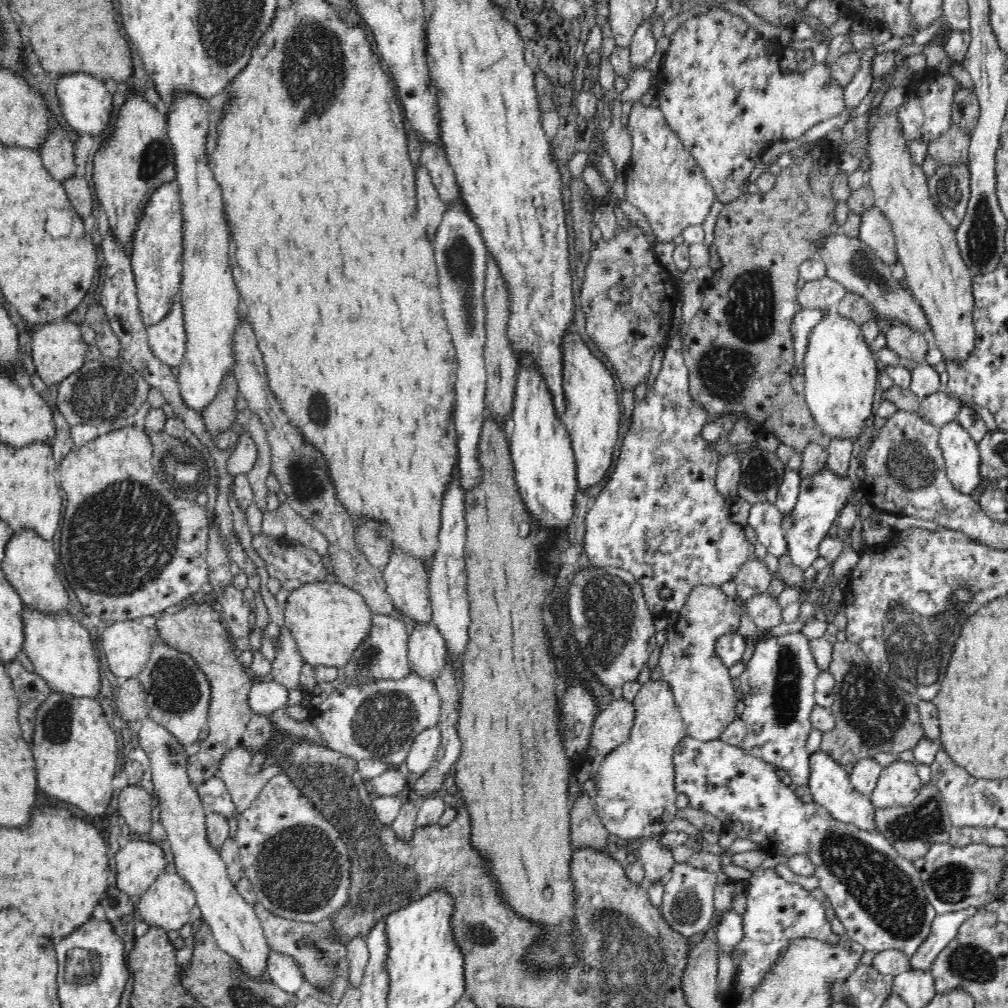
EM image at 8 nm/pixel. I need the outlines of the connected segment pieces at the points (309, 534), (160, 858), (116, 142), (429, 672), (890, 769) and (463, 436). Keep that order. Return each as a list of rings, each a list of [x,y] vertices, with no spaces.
[[[287,502],[278,504],[276,510],[263,512],[261,531],[276,538],[293,538],[304,547],[314,549],[318,554],[328,553],[328,539],[296,513]]]
[[[132,840],[126,846],[116,852],[116,887],[129,897],[142,896],[144,892],[156,882],[156,878],[165,871],[166,856],[157,842],[146,840]]]
[[[130,93],[126,102],[122,105],[115,125],[115,130],[103,142],[94,154],[93,179],[95,186],[95,197],[98,198],[102,210],[106,215],[109,232],[114,241],[124,245],[124,253],[131,256],[133,234],[136,230],[138,219],[143,208],[146,206],[152,193],[162,184],[175,181],[174,172],[174,151],[170,144],[170,137],[166,133],[166,116],[148,103],[144,97]]]
[[[414,622],[408,639],[408,660],[411,672],[434,681],[444,668],[446,641],[432,622]]]
[[[898,758],[882,769],[877,785],[870,794],[872,804],[876,809],[903,808],[917,797],[921,785],[916,762],[908,763]]]
[[[460,193],[456,200],[445,203],[444,214],[434,240],[434,254],[438,266],[439,291],[448,330],[456,351],[458,372],[456,372],[456,404],[454,404],[454,424],[458,432],[458,460],[461,487],[474,488],[480,482],[482,469],[478,463],[478,442],[480,428],[485,421],[486,363],[484,350],[486,331],[484,330],[484,272],[488,252],[480,227],[465,209]]]

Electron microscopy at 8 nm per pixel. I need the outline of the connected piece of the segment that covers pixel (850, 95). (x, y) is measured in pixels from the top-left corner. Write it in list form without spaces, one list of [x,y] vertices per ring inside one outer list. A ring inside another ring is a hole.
[[[862,50],[861,67],[855,72],[853,79],[843,87],[844,110],[855,112],[864,97],[870,92],[872,75],[870,75],[870,60],[875,56],[872,50]]]

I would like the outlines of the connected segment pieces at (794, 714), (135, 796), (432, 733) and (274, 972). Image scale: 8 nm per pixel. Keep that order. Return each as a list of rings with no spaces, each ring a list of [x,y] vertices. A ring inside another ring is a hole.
[[[801,632],[764,638],[756,642],[753,654],[738,677],[740,680],[738,690],[746,704],[740,718],[747,728],[747,735],[740,746],[749,755],[765,760],[778,769],[788,770],[787,775],[796,786],[808,786],[810,757],[806,751],[806,739],[813,728],[809,716],[815,705],[814,682],[821,672],[811,651],[809,639]]]
[[[128,785],[118,794],[118,813],[123,816],[132,833],[136,836],[151,834],[151,826],[156,818],[156,807],[152,796],[143,787]]]
[[[430,726],[430,728],[419,732],[410,746],[405,760],[410,772],[413,772],[415,776],[424,774],[430,768],[432,760],[436,758],[438,746],[440,746],[440,729],[438,726]]]
[[[274,950],[269,952],[266,974],[276,987],[281,988],[287,994],[297,995],[305,981],[302,969],[298,967],[298,963],[294,961],[294,958]]]

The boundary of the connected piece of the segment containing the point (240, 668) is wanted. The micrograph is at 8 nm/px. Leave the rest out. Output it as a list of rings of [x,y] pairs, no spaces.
[[[188,604],[175,610],[164,612],[155,620],[155,628],[164,642],[178,651],[184,652],[200,667],[208,677],[211,686],[211,701],[207,716],[208,735],[200,742],[198,752],[186,760],[186,775],[190,783],[196,785],[216,776],[220,760],[228,749],[243,746],[256,753],[272,740],[274,731],[268,715],[259,715],[250,709],[248,694],[253,685],[244,666],[238,662],[232,649],[232,639],[222,625],[220,614],[208,604]]]

